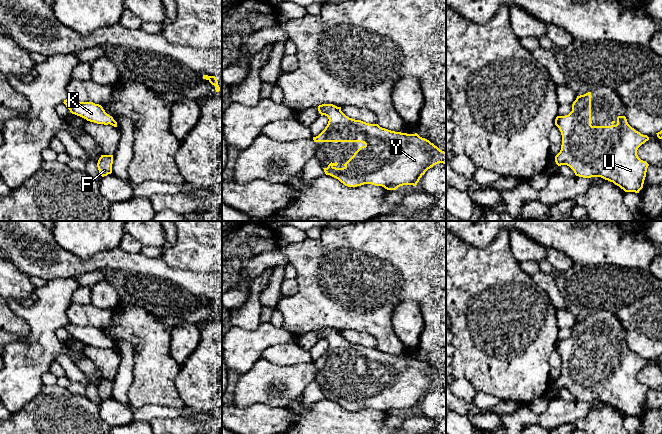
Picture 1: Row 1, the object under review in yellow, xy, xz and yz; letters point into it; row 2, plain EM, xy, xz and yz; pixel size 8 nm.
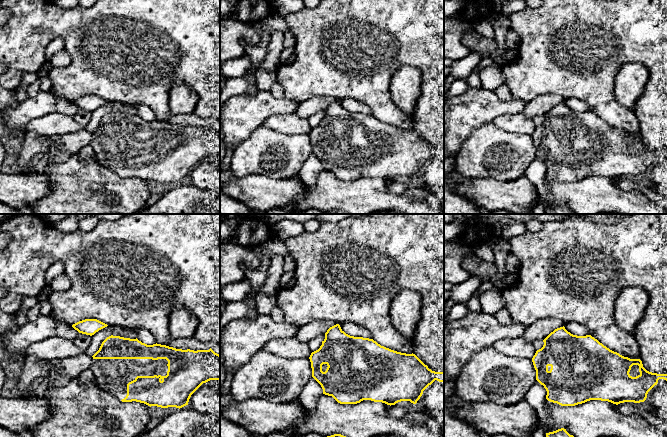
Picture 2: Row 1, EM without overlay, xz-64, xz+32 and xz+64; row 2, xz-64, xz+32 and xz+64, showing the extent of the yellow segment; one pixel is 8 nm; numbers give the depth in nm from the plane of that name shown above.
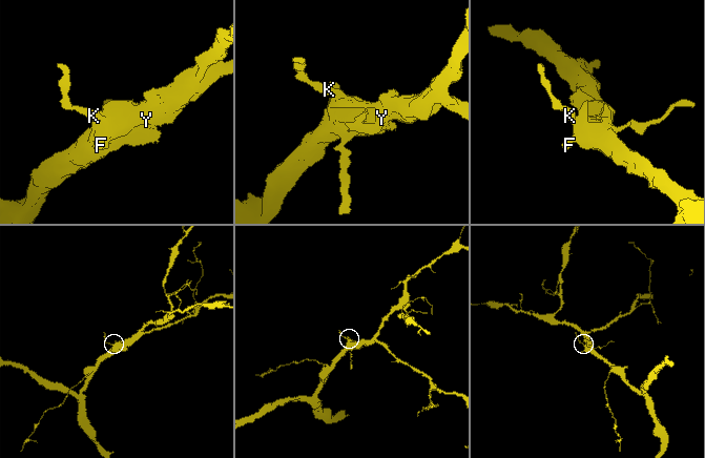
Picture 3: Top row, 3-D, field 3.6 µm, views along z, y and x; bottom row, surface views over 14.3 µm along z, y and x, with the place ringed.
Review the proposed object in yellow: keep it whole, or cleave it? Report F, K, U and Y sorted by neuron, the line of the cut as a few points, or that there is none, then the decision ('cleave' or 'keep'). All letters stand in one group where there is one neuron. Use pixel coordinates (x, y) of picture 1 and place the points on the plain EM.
F K U Y; no cut; keep

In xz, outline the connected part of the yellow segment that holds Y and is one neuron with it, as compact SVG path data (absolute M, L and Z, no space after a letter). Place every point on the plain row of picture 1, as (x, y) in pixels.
M333 328L319 329L318 335L321 340L327 340L329 345L325 353L318 360L313 361L314 366L361 366L365 368L354 377L343 392L337 392L337 386L331 386L327 392L323 392L326 399L338 403L345 410L357 411L372 408L382 410L387 414L396 414L403 409L416 411L428 393L438 387L446 389L446 376L417 357L395 356L382 352L378 348L349 342L341 335L341 331Z

